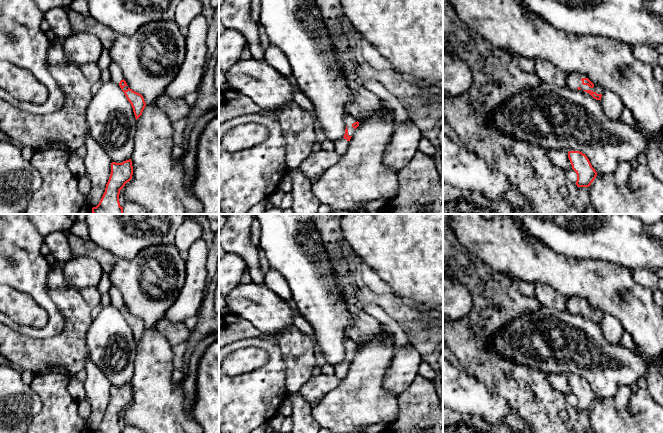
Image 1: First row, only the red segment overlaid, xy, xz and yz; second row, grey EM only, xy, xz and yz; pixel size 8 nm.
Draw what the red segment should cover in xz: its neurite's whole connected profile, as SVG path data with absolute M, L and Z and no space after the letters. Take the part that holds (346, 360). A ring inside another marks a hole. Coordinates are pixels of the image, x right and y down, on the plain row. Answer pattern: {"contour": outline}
{"contour": "M349 338L345 340L344 346L346 349L345 358L342 362L335 366L335 375L340 379L343 379L347 375L349 371L349 365L355 353L359 350L358 344Z"}

